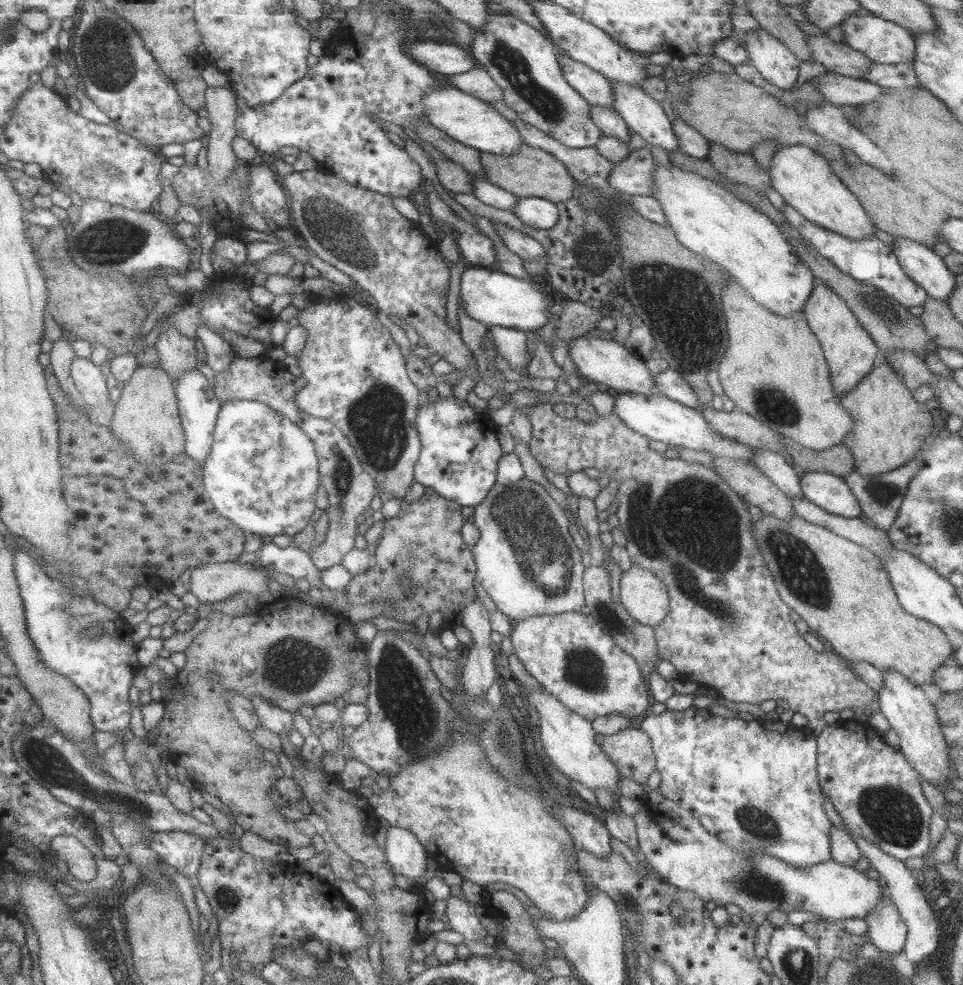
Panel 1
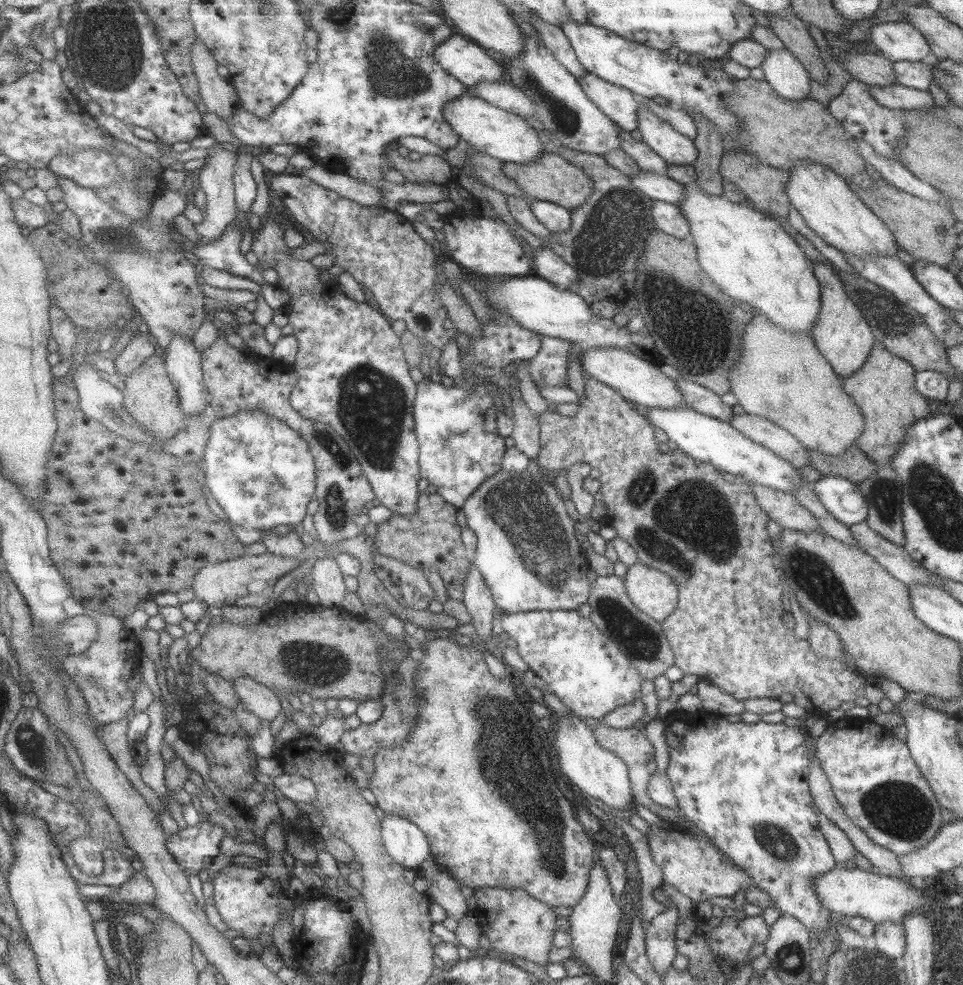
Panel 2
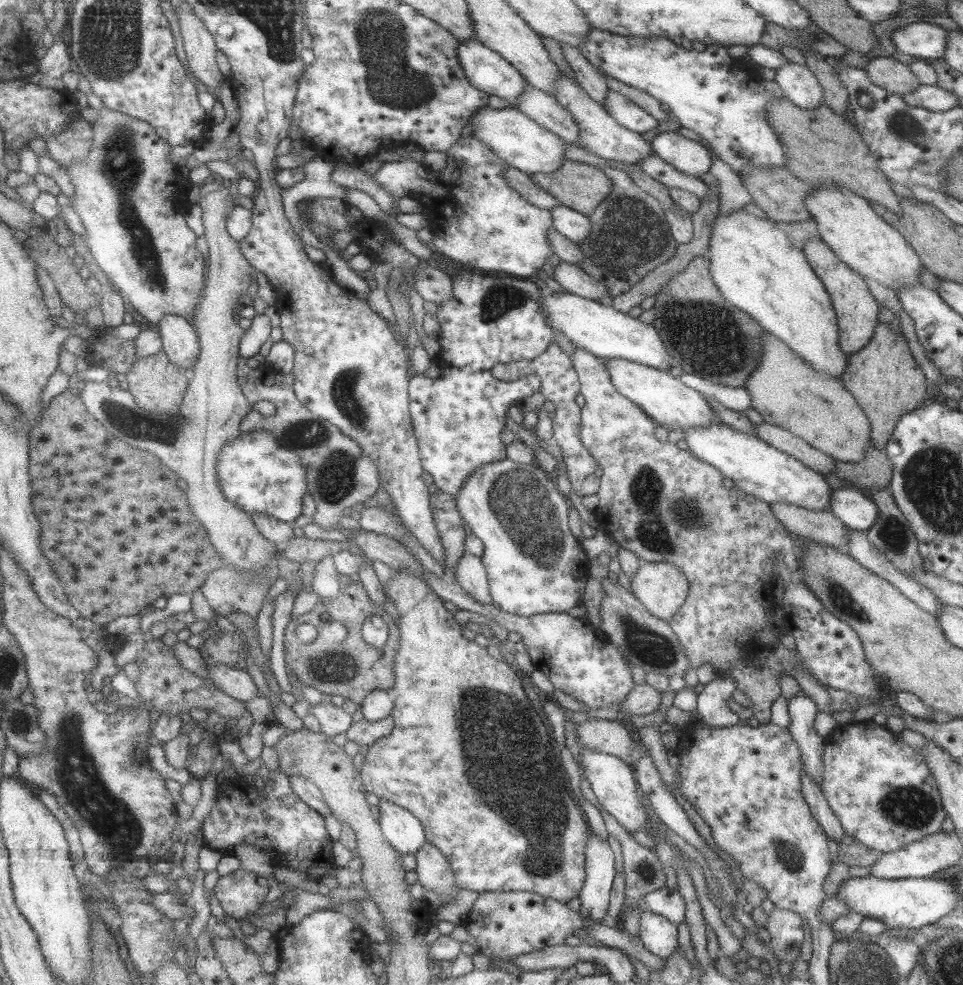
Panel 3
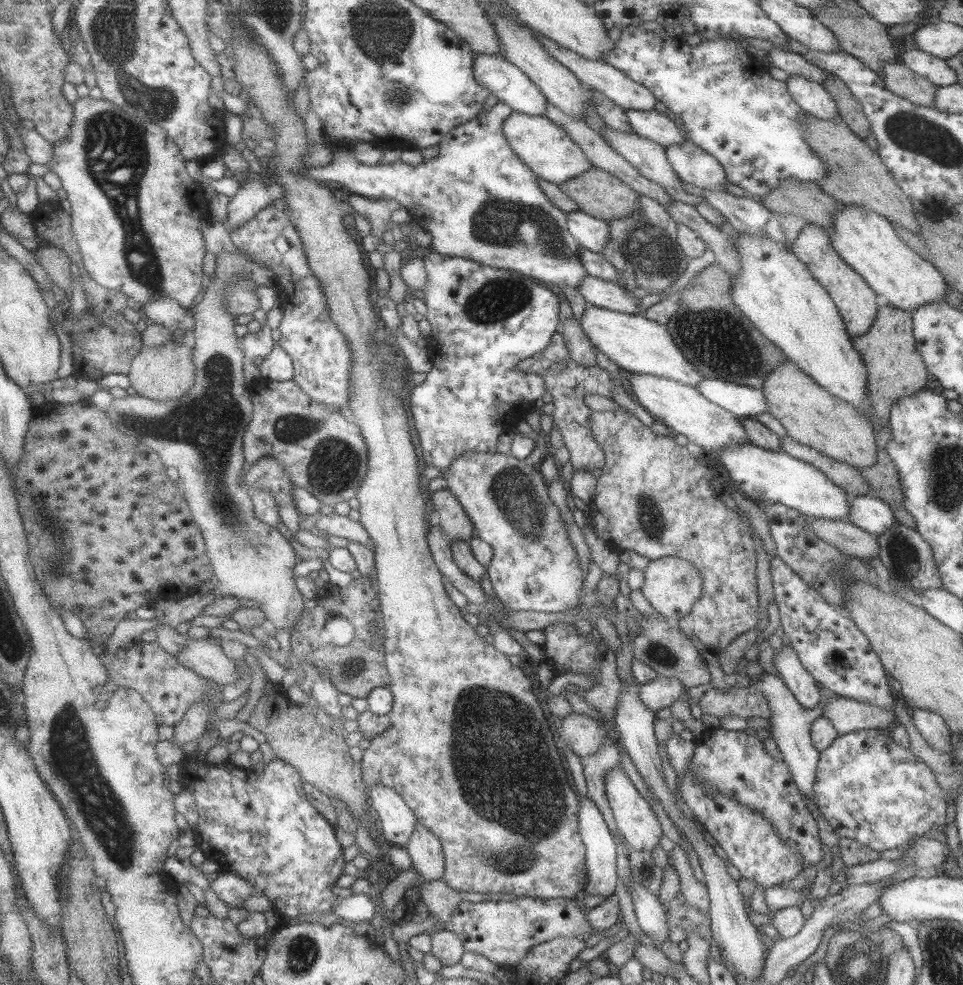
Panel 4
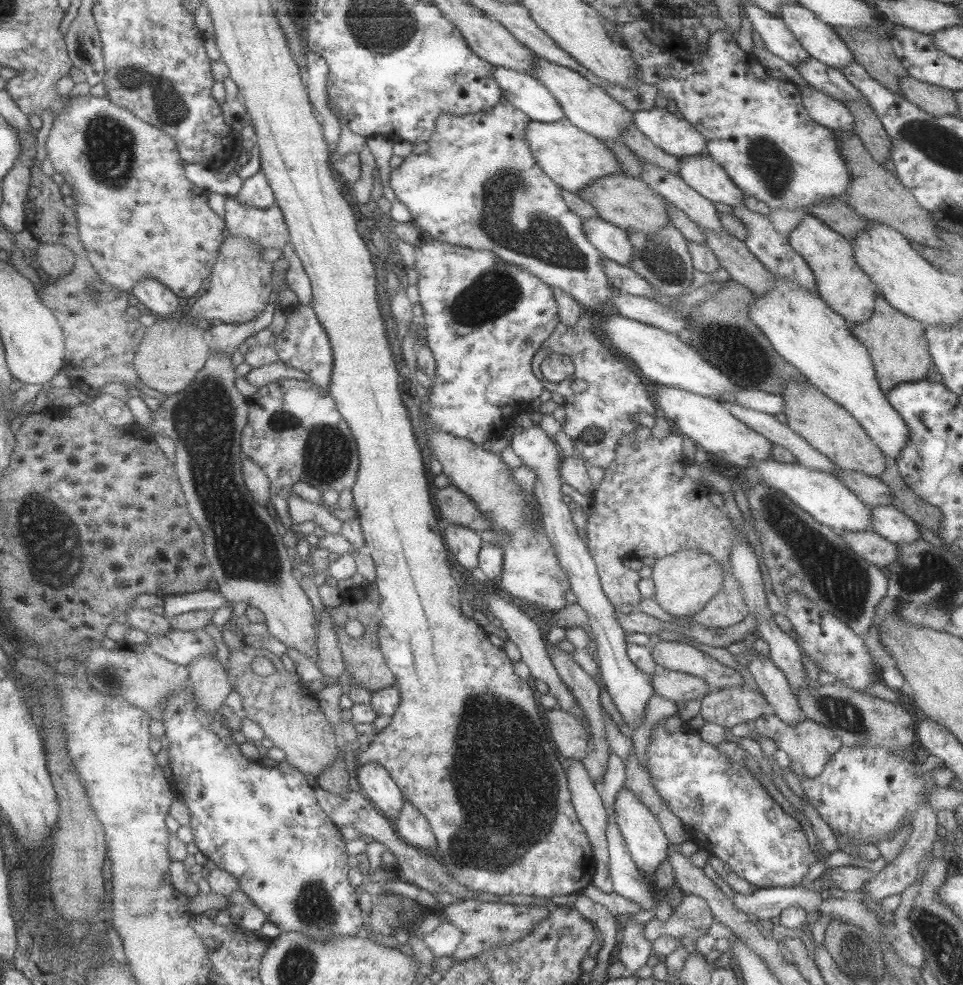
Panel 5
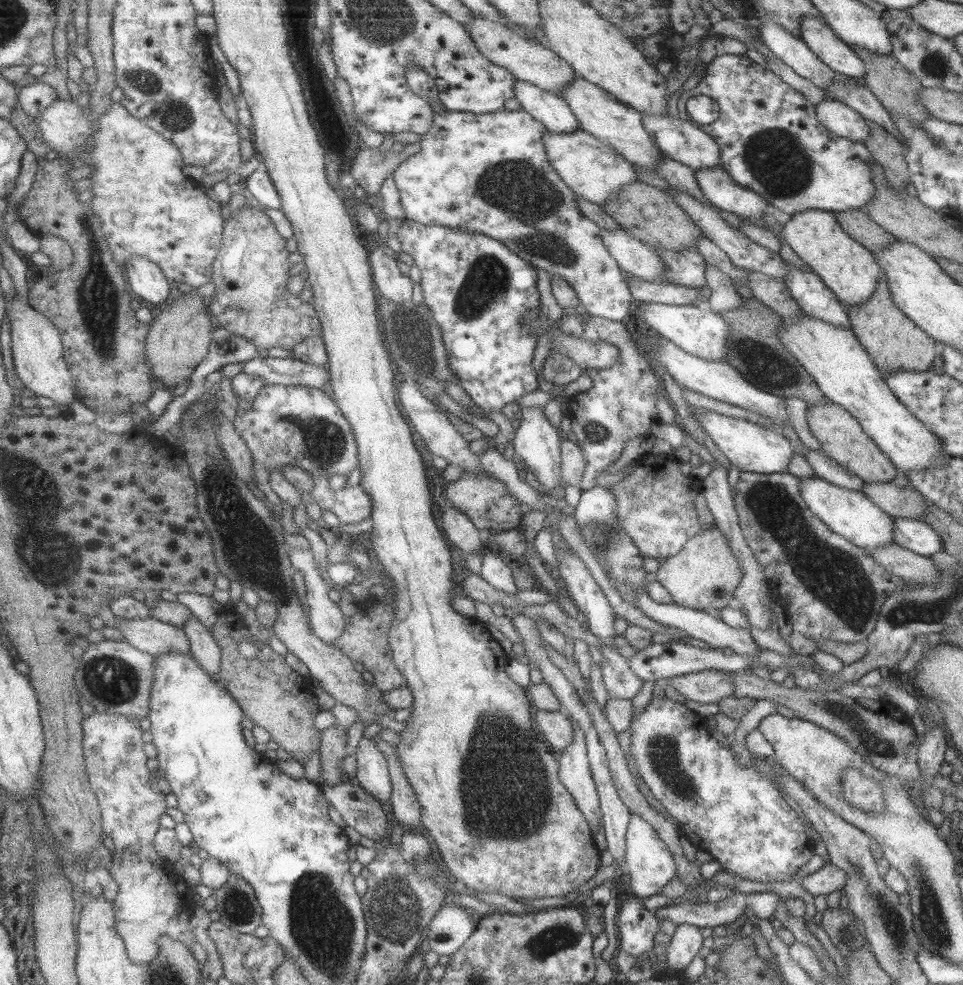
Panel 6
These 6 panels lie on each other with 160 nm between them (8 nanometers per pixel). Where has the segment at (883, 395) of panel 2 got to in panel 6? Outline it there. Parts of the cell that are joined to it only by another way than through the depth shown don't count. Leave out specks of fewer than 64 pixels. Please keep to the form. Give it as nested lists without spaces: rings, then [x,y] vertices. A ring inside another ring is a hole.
[[[884,275],[879,278],[877,287],[867,302],[847,306],[847,318],[850,329],[872,358],[882,378],[885,378],[887,372],[893,373],[896,370],[923,372],[931,366],[931,360],[935,358],[933,346],[935,342],[893,304]]]

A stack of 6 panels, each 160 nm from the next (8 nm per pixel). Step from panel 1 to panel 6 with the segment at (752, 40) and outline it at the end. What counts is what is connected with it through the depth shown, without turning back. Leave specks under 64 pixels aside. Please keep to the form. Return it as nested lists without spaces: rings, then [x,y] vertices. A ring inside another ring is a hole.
[[[823,99],[814,106],[816,119],[827,130],[853,142],[864,142],[868,137],[865,119],[842,102]]]

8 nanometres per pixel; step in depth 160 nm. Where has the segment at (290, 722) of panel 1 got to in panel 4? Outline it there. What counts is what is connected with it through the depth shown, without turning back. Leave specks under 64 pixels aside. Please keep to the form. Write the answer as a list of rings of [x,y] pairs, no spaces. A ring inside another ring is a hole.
[[[213,638],[189,639],[189,645],[178,654],[179,662],[215,684],[231,684],[239,677],[234,663],[220,650]]]

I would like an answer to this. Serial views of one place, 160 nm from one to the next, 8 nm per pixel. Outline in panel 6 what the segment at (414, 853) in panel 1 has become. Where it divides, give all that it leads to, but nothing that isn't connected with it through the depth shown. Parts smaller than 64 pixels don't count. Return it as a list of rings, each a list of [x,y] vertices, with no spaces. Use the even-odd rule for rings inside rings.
[[[361,737],[353,750],[356,771],[353,781],[380,803],[389,802],[391,782],[383,753],[375,746],[374,739]]]

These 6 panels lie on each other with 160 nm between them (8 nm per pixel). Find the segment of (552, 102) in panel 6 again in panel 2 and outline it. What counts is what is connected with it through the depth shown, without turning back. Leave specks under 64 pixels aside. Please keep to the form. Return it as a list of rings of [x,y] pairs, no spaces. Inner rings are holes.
[[[453,34],[433,50],[445,73],[469,88],[479,82],[506,82],[505,68],[488,50],[462,35]]]

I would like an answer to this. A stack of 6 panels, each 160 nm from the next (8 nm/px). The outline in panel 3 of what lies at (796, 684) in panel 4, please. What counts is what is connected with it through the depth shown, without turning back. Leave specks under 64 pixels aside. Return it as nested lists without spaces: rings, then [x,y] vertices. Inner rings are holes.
[[[802,691],[787,701],[787,732],[798,746],[801,762],[809,779],[820,787],[823,775],[823,739],[814,731],[815,703]]]

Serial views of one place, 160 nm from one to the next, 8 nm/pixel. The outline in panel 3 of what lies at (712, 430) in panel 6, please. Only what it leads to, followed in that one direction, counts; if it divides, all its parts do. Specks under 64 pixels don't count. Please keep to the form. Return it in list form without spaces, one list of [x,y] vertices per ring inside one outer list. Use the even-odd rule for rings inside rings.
[[[624,358],[606,359],[604,365],[615,390],[639,406],[644,414],[647,414],[657,425],[667,429],[682,430],[683,427],[721,423],[719,417],[705,402],[702,394],[685,386],[678,377]]]

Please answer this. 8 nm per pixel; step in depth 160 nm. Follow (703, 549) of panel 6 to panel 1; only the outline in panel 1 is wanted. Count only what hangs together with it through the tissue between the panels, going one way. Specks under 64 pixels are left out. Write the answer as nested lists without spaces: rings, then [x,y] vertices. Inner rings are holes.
[[[636,565],[622,572],[618,598],[633,621],[651,628],[659,625],[669,610],[663,581]]]

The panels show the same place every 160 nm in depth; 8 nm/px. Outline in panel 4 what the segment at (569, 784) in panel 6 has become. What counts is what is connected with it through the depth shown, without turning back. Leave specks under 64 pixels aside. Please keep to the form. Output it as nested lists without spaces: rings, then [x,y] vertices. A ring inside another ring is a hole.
[[[579,795],[579,812],[578,812],[578,833],[581,842],[584,844],[584,859],[586,870],[586,883],[584,894],[594,894],[595,896],[609,896],[613,894],[615,886],[617,886],[617,875],[615,875],[615,843],[613,835],[609,832],[599,809],[589,798],[585,799]]]

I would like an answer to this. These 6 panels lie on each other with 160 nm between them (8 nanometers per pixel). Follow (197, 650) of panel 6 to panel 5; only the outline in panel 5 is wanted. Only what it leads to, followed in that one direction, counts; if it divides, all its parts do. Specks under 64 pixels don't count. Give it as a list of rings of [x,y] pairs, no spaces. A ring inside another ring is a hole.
[[[215,655],[200,656],[188,667],[198,708],[204,712],[217,712],[232,690],[226,670],[219,664]]]

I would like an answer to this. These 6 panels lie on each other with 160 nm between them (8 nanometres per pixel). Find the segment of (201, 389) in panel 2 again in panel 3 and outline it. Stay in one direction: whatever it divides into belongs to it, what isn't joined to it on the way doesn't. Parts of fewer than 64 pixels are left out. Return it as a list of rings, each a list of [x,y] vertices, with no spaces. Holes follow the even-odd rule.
[[[168,314],[157,328],[164,340],[165,354],[182,370],[192,372],[200,357],[200,334],[194,323]]]

